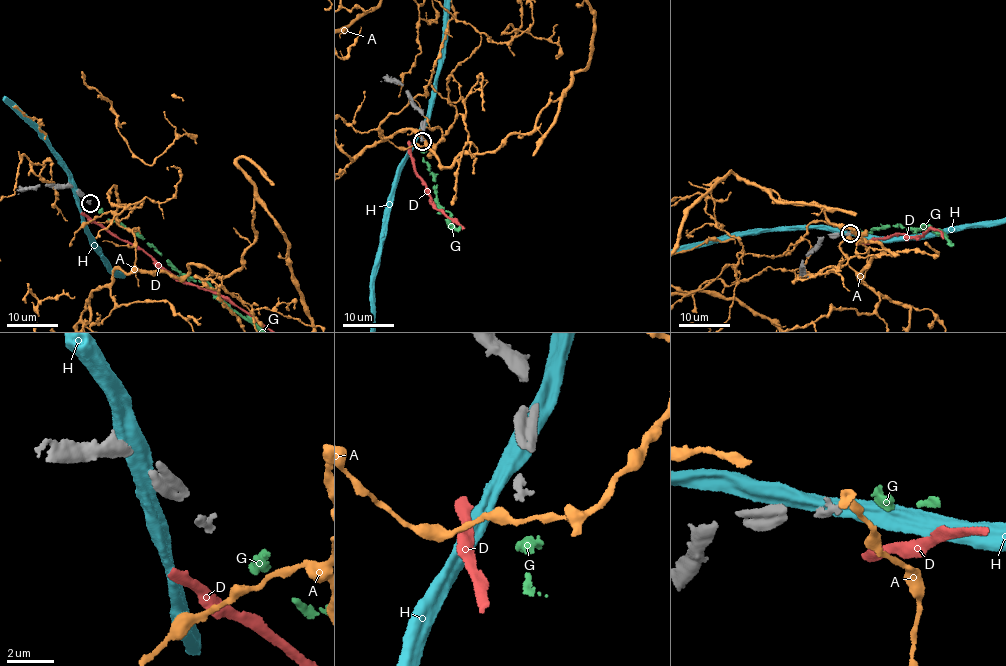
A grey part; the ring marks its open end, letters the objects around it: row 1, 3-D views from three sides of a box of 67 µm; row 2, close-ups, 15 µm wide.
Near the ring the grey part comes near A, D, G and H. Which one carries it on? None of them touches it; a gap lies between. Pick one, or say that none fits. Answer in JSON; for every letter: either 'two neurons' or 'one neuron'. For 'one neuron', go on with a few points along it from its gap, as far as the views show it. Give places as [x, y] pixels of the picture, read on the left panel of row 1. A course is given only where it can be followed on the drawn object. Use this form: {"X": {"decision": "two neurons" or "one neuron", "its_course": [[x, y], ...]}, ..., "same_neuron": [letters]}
{"A": {"decision": "two neurons"}, "D": {"decision": "two neurons"}, "G": {"decision": "one neuron"}, "H": {"decision": "two neurons"}, "same_neuron": ["G"]}

